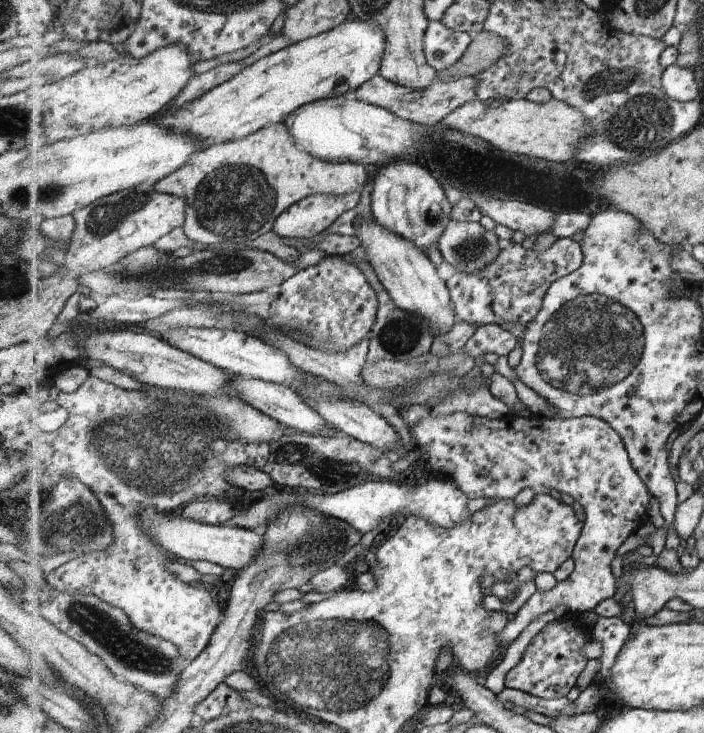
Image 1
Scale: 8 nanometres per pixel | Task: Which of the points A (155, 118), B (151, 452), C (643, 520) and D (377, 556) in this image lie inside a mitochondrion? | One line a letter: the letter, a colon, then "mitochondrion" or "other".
A: other
B: mitochondrion
C: other
D: other

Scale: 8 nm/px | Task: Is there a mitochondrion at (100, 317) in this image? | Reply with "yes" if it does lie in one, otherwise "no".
no

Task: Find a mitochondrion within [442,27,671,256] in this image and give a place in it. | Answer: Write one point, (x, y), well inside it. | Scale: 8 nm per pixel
(610, 79)

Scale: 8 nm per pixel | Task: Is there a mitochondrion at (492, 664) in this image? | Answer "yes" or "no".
no

